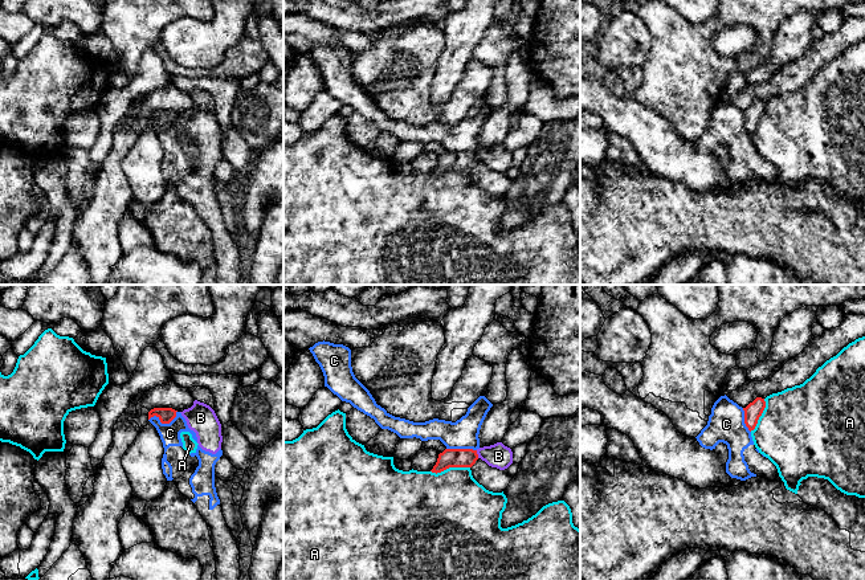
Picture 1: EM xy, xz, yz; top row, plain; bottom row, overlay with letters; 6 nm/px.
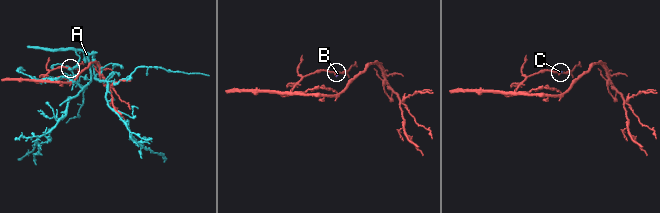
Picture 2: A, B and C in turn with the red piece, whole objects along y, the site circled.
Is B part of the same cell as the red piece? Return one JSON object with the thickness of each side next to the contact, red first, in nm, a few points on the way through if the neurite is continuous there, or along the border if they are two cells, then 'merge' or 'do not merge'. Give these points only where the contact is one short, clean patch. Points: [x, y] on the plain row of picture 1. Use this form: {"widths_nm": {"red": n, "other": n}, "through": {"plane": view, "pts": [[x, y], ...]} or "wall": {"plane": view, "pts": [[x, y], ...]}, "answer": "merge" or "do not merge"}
{"widths_nm": {"red": 110, "other": 150}, "wall": {"plane": "xz", "pts": [[476, 154], [478, 160]]}, "answer": "do not merge"}

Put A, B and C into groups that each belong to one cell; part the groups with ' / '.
A / B C

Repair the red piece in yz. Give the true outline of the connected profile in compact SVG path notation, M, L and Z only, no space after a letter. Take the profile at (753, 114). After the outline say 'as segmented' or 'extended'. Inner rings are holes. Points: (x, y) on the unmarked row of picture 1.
M756 101L752 106L750 106L744 114L744 127L748 131L748 134L754 134L759 121L762 119L763 114L766 111L766 105L762 101Z | as segmented

